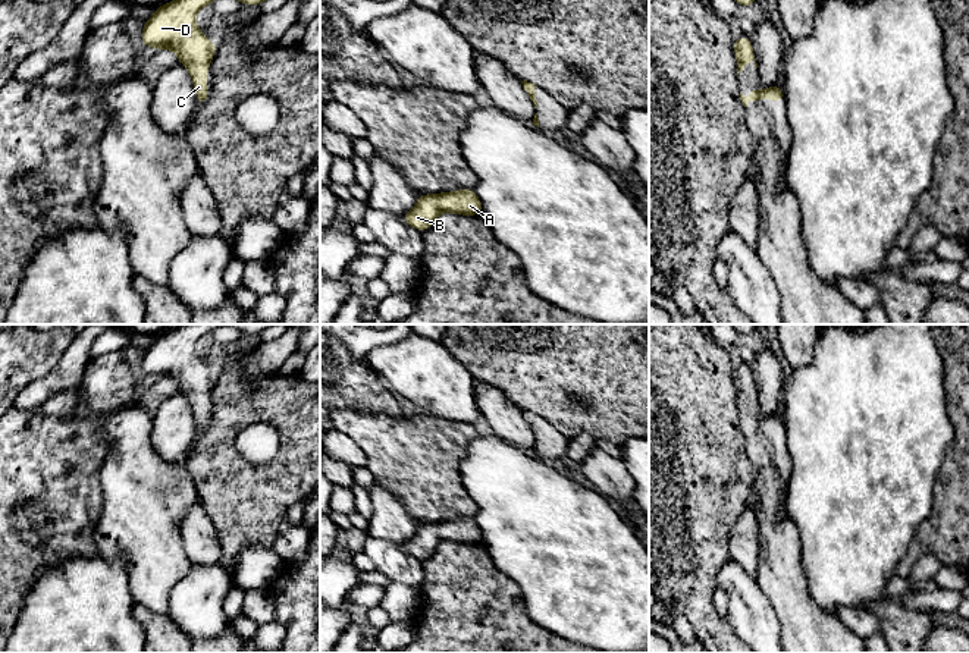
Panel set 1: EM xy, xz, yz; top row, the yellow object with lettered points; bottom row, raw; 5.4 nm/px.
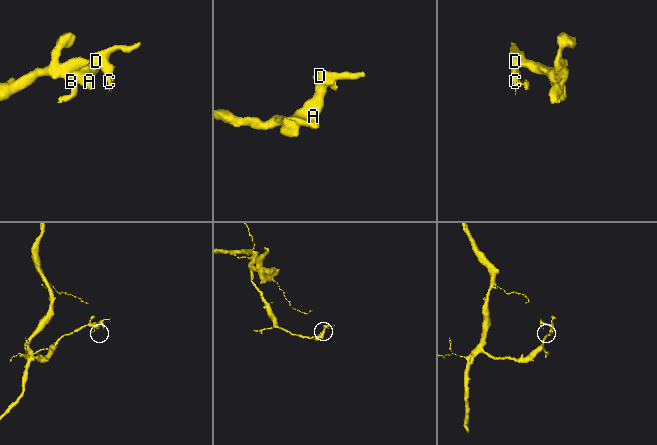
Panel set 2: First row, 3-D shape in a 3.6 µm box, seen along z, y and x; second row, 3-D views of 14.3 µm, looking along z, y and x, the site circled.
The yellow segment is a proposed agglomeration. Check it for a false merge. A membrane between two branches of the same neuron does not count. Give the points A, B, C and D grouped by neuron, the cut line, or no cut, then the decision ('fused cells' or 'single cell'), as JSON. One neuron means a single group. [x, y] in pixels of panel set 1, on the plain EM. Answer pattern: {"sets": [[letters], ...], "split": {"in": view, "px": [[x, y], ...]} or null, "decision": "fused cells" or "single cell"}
{"sets": [["A", "B", "C", "D"]], "split": null, "decision": "single cell"}

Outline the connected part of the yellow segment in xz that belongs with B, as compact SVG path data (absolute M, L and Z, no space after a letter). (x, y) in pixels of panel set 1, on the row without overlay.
M460 518L442 522L418 524L414 537L404 543L404 550L423 561L429 558L442 541L462 544L482 543L483 534L474 518Z

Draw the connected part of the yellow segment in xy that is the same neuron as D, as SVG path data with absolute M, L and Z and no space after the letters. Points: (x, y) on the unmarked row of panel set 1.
M182 324L157 336L144 351L141 371L157 379L172 379L189 401L197 431L208 428L206 402L217 374L204 365L195 351L197 340L219 326L233 326L242 333L261 333L273 324Z

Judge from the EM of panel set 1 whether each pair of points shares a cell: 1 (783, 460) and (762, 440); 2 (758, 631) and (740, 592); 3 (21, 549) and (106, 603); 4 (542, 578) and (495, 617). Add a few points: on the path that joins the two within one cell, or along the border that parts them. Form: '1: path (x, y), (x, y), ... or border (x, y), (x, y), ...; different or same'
1: path (778, 457), (767, 445); same
2: path (755, 621), (746, 602); same
3: border (85, 556), (72, 556), (49, 570), (28, 593); different
4: border (498, 570), (520, 589), (526, 614), (539, 624); different

